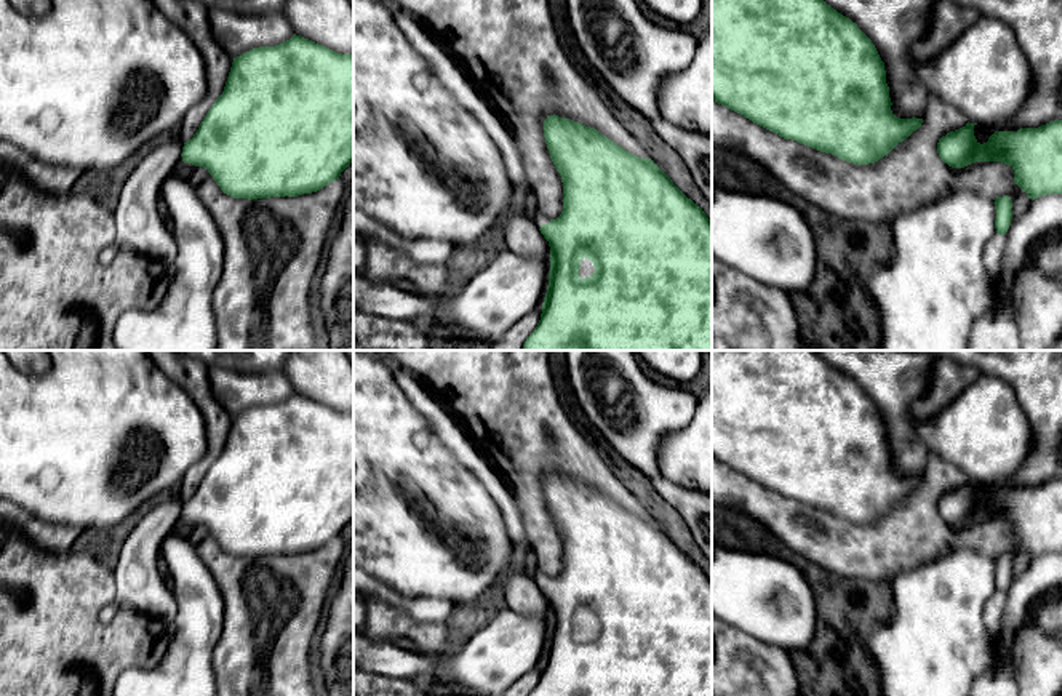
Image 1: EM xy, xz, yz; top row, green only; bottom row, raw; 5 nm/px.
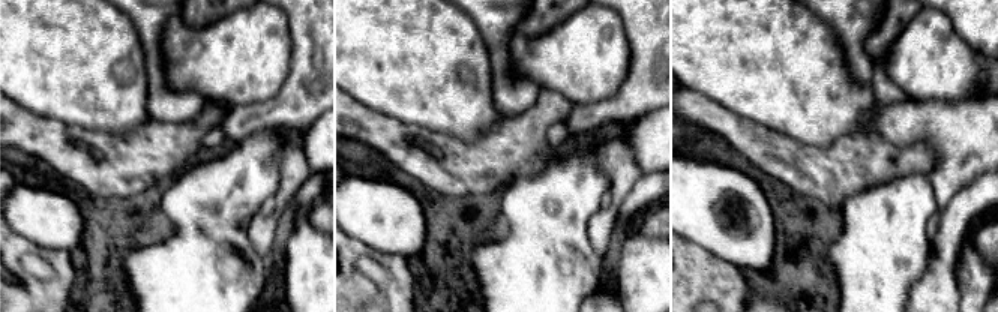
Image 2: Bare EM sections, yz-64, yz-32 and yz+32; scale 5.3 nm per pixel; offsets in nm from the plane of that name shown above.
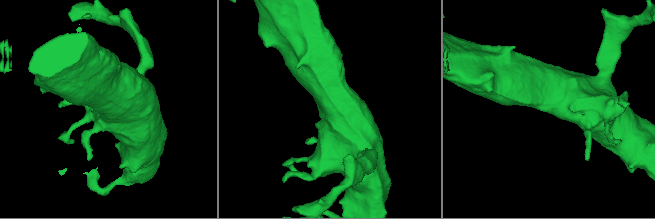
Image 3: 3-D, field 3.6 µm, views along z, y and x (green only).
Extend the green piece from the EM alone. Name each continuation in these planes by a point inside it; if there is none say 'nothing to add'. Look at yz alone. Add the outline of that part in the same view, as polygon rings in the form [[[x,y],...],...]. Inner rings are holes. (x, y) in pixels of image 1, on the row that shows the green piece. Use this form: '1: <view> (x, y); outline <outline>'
nothing to add

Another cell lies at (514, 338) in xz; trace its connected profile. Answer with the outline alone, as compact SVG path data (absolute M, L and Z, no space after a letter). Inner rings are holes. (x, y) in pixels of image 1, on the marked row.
M542 306L525 315L512 325L497 342L493 342L481 350L521 350L526 338L534 331L541 320Z

